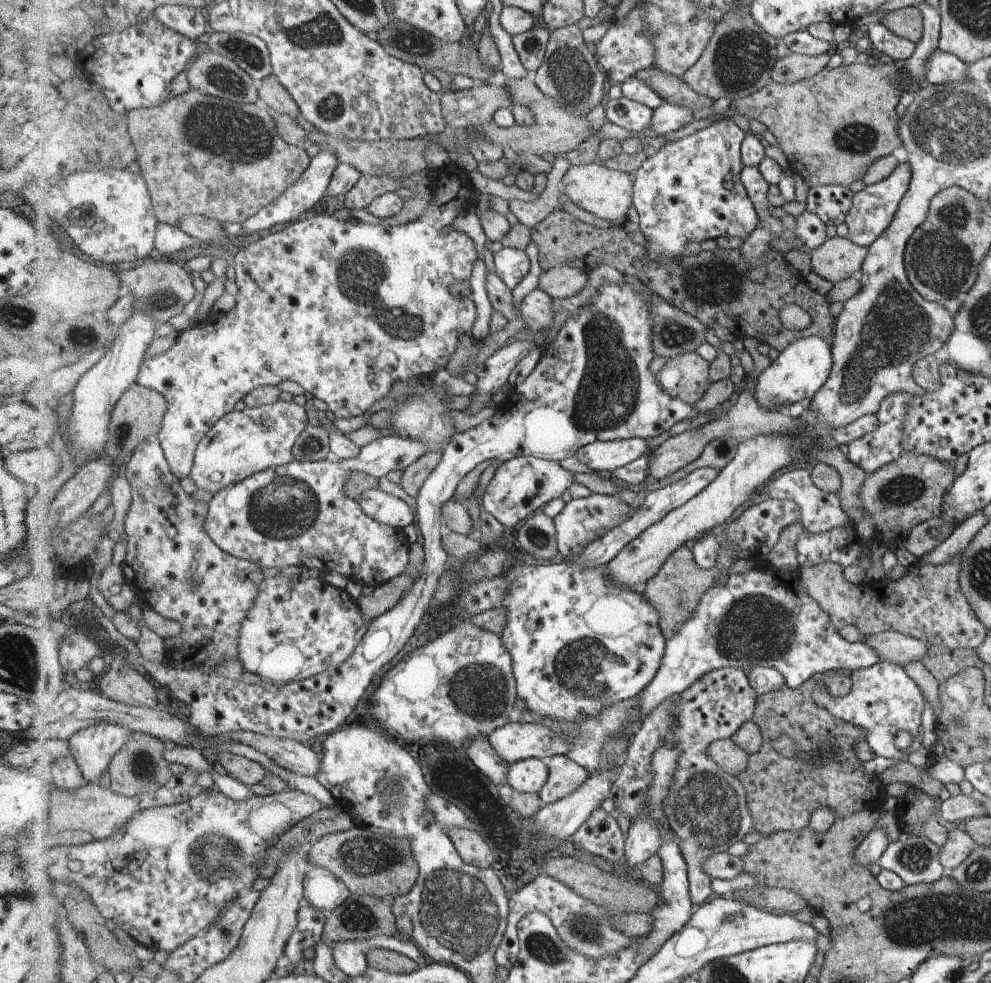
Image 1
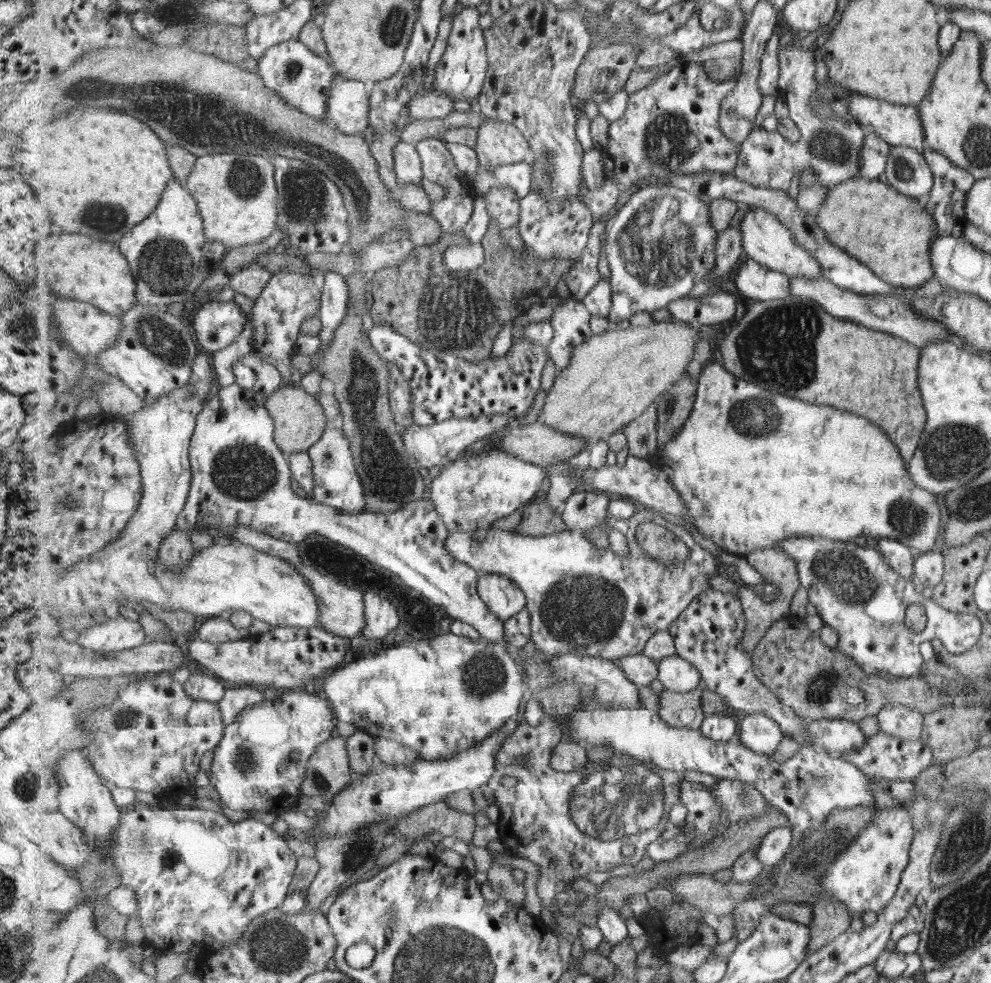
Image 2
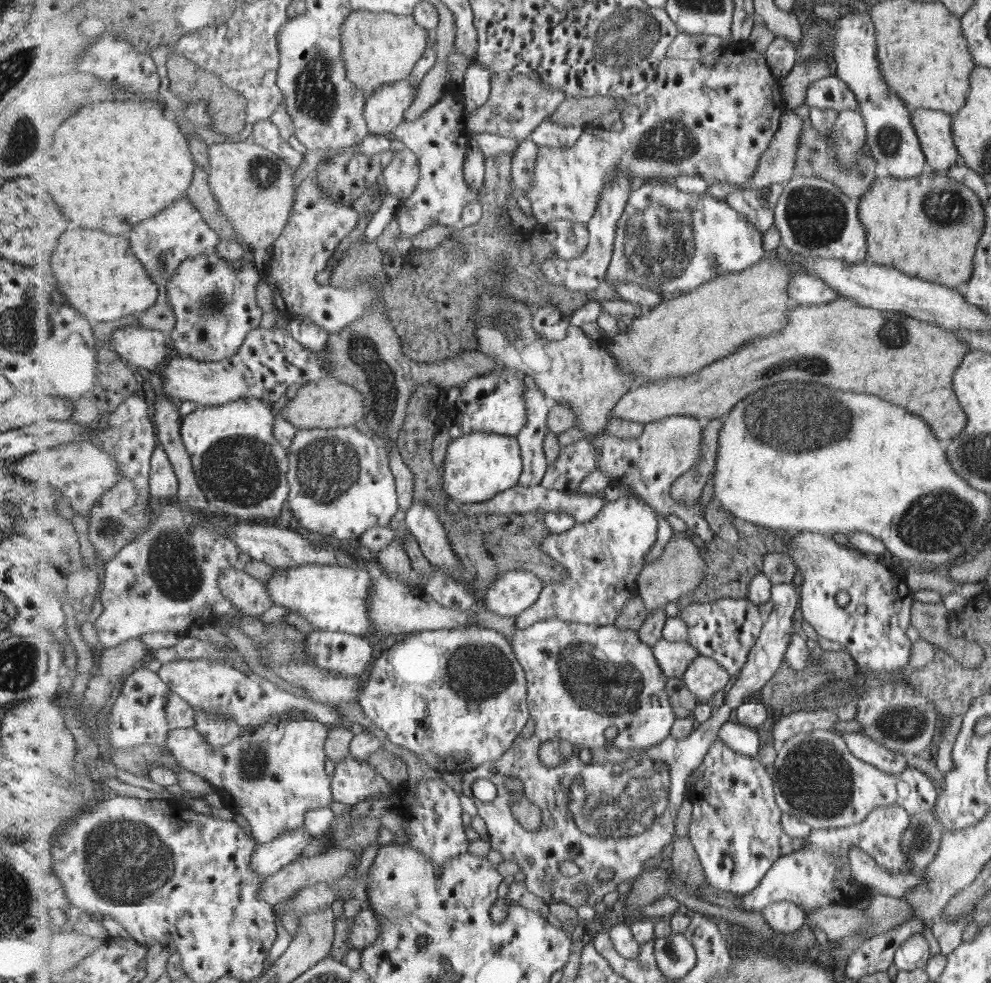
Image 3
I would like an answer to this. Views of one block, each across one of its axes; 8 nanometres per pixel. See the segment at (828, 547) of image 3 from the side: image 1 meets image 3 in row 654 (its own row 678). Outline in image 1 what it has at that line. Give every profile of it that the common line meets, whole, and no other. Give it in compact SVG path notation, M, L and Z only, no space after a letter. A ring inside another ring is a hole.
M881 661L872 668L855 670L850 677L853 678L852 690L845 697L833 698L828 690L821 691L817 686L817 703L831 711L835 718L856 726L877 756L905 762L907 758L895 750L893 738L897 732L909 732L913 739L919 734L919 716L923 708L919 688L896 663L891 662Z

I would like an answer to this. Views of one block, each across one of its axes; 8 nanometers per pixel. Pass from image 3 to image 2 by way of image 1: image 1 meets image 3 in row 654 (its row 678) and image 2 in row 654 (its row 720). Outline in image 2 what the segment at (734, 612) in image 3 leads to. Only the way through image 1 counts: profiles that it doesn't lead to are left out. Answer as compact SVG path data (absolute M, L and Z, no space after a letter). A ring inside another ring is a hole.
M712 588L693 600L669 629L676 645L676 655L697 666L706 687L723 696L731 709L744 711L745 714L770 714L783 733L797 740L799 746L813 747L814 738L805 730L808 720L791 707L783 706L778 696L755 675L753 654L743 647L746 626L741 600L735 594Z

